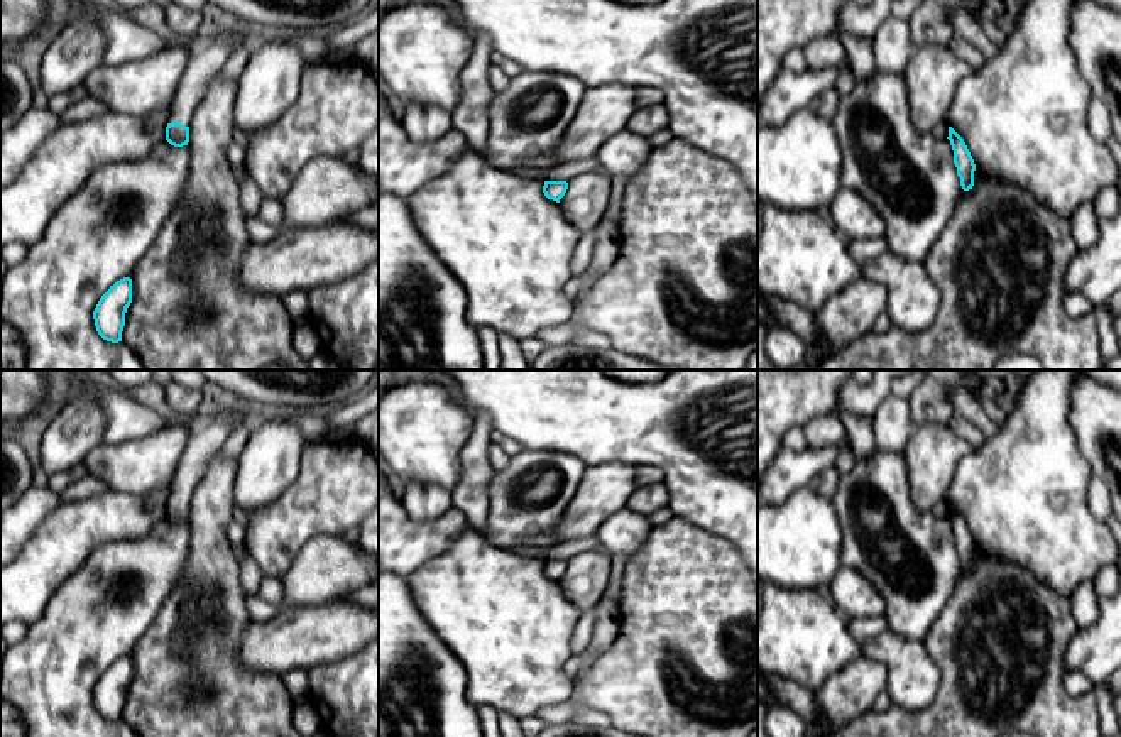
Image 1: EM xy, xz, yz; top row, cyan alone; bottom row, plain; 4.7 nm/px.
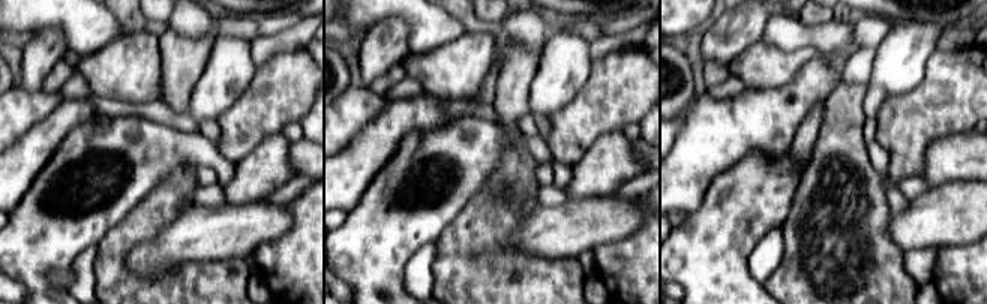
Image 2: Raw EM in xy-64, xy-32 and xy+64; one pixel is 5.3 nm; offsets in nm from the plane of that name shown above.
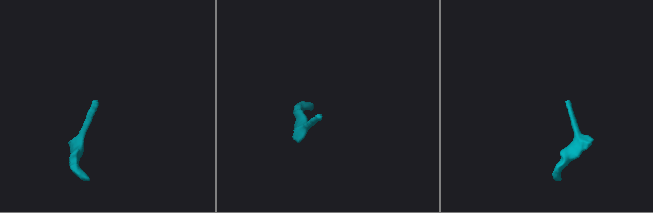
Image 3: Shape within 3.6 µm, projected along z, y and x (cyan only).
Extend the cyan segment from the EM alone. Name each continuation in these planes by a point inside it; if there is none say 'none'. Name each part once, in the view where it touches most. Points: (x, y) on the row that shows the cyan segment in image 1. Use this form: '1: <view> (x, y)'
1: xy (207, 56)

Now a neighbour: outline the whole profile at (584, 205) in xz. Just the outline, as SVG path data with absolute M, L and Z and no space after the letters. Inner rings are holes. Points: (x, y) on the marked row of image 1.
M583 172L568 181L560 199L566 220L583 235L597 228L605 215L612 191L612 179L602 172Z

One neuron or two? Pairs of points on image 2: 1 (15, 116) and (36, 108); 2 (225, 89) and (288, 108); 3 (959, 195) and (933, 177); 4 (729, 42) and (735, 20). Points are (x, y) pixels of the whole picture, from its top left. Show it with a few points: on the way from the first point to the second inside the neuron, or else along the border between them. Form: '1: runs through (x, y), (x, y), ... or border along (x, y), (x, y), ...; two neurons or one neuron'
1: runs through (20, 111), (32, 108); one neuron
2: border along (255, 69), (248, 87), (216, 119); two neurons
3: border along (971, 180), (947, 181), (930, 187); two neurons
4: runs through (729, 36), (735, 26); one neuron

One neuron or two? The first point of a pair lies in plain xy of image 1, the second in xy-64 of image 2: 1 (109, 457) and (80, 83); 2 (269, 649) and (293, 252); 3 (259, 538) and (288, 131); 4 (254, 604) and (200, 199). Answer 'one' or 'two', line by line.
1: two
2: two
3: two
4: one

